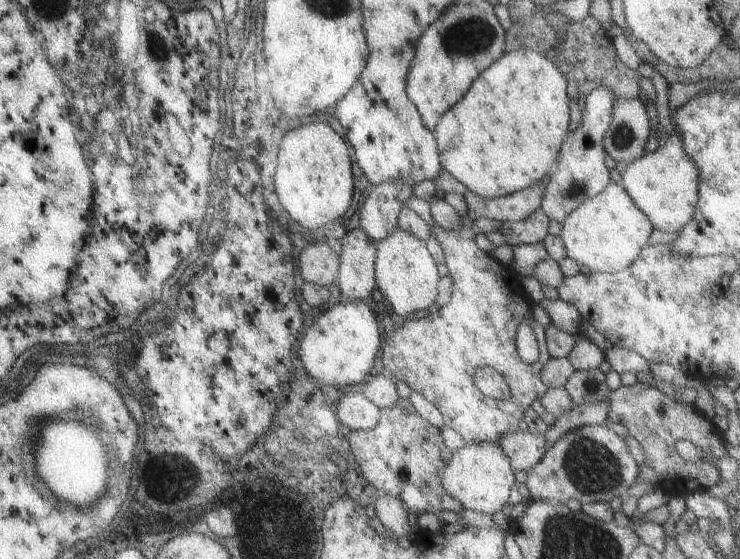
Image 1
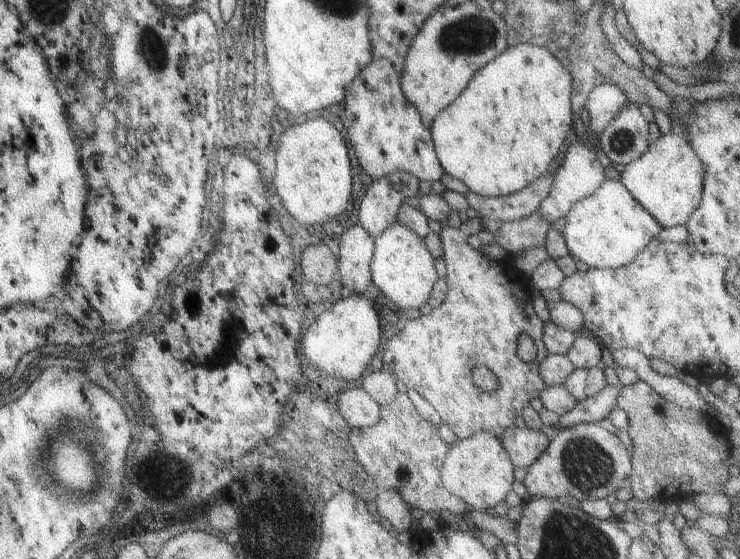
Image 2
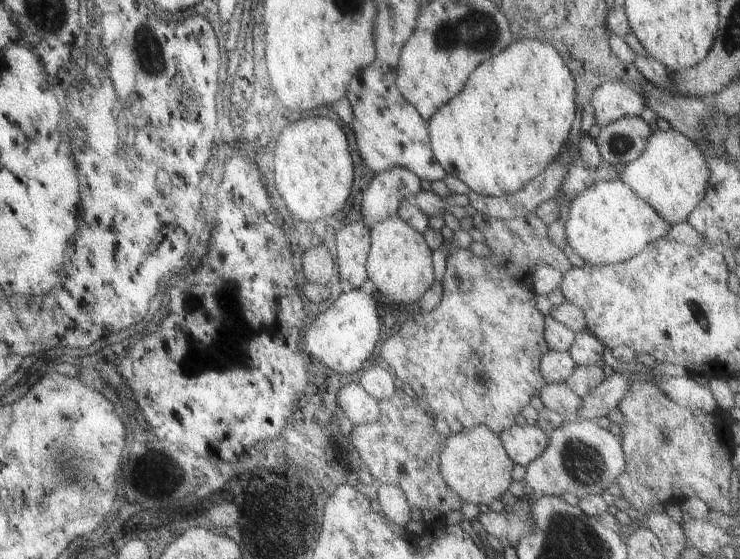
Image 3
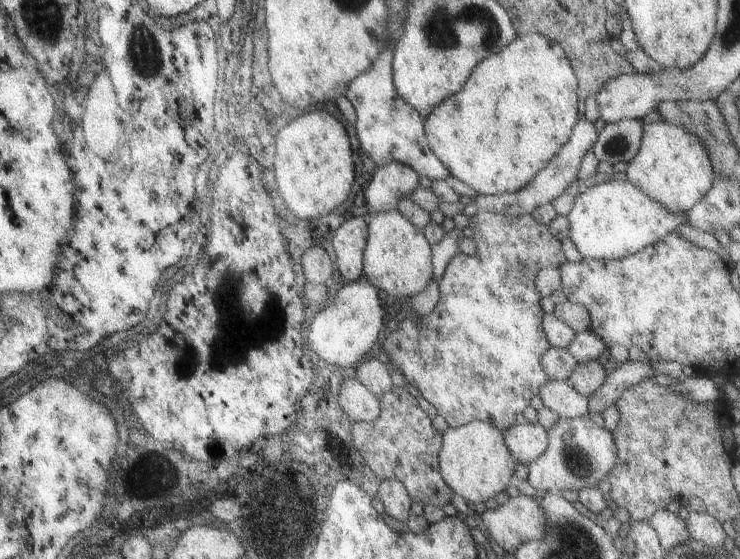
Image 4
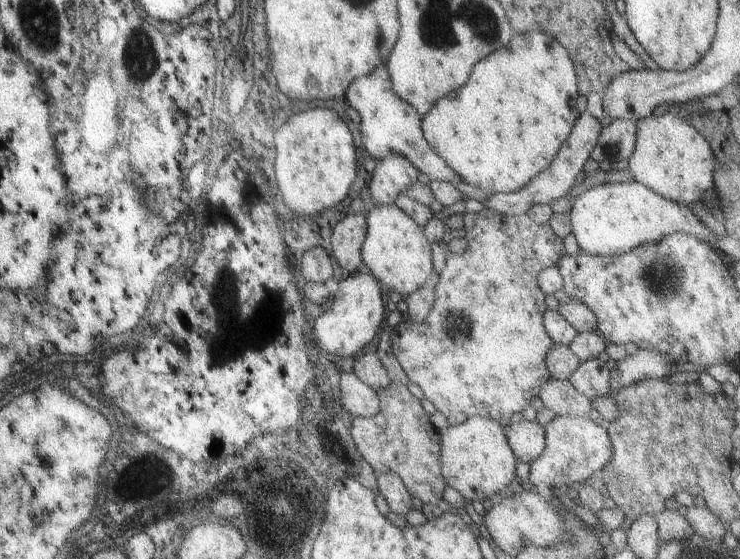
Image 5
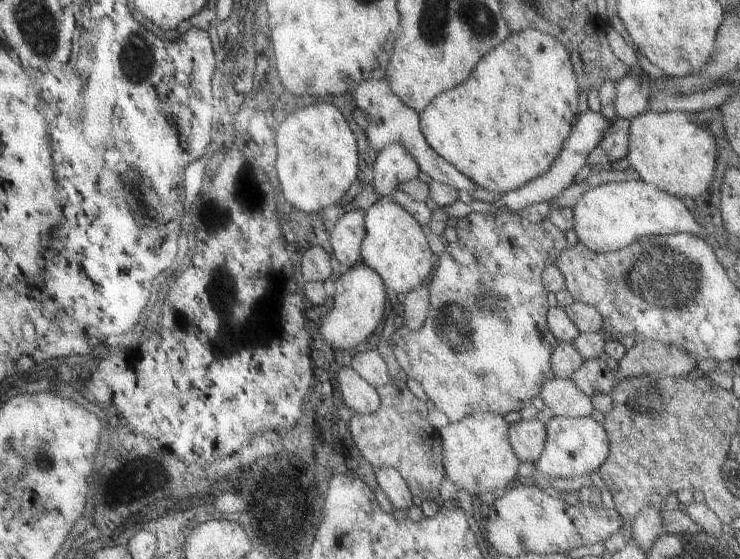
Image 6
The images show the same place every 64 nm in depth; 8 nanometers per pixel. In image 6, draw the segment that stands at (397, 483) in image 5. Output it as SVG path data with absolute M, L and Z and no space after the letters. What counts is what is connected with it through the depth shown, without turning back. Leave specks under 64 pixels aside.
M385 466L375 468L375 480L394 509L408 510L412 506L412 495L409 493L409 488L395 468Z

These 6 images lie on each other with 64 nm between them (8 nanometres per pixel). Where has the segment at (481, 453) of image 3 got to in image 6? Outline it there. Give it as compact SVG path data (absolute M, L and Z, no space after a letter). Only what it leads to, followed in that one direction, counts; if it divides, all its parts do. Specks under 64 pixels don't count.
M469 412L458 422L448 423L438 431L444 475L472 497L510 486L517 474L519 460L508 442L509 425L493 412Z

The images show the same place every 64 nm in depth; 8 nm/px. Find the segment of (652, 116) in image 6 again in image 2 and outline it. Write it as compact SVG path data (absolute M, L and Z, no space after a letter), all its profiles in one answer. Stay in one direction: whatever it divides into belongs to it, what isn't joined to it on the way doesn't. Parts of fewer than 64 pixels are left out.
M672 121L669 132L651 142L640 157L628 162L624 166L620 174L620 183L642 208L657 221L661 229L675 226L676 224L681 226L681 224L687 222L687 219L699 204L702 185L702 166L689 146L685 130L681 129L677 121Z

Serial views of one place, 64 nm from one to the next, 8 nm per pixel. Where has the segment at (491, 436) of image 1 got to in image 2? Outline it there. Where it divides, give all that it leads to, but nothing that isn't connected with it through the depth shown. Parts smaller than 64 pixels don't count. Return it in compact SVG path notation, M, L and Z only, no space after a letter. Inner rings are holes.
M535 210L531 214L515 221L497 221L490 218L473 217L469 226L458 228L441 225L437 236L442 246L441 259L445 265L445 282L447 290L441 306L431 310L417 320L407 320L401 330L396 331L391 338L383 342L381 350L382 364L391 372L395 379L405 384L409 390L415 390L424 398L426 406L436 410L443 425L448 426L458 439L464 439L477 431L492 434L495 438L505 429L513 427L513 420L529 405L529 401L538 398L539 393L546 387L538 375L538 364L548 353L542 341L542 322L531 308L530 279L515 268L515 255L520 250L543 245L549 228L549 223L541 218ZM477 230L488 230L494 238L493 243L505 249L501 260L489 260L480 251L471 248L467 238ZM520 334L526 334L536 346L536 357L533 362L523 362L516 355L515 344ZM487 366L496 376L498 386L489 393L477 390L471 384L471 368Z

